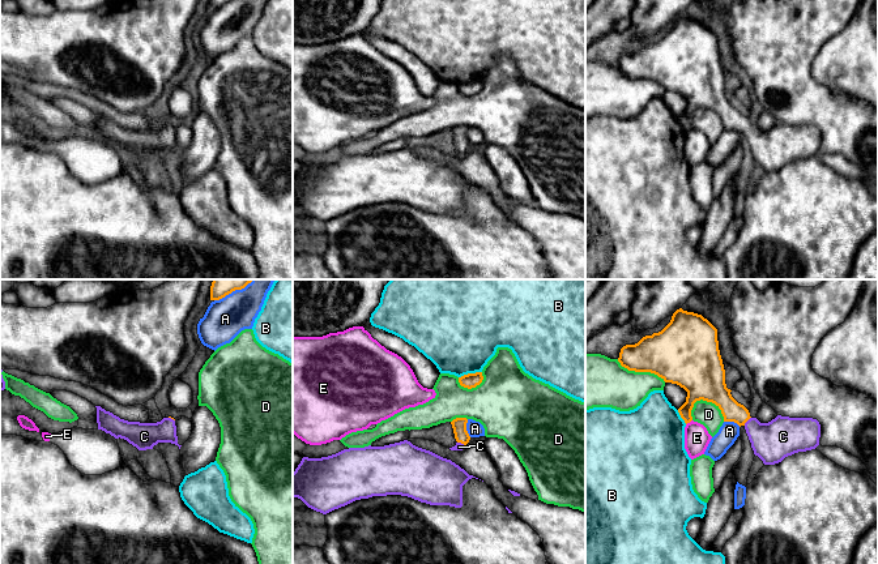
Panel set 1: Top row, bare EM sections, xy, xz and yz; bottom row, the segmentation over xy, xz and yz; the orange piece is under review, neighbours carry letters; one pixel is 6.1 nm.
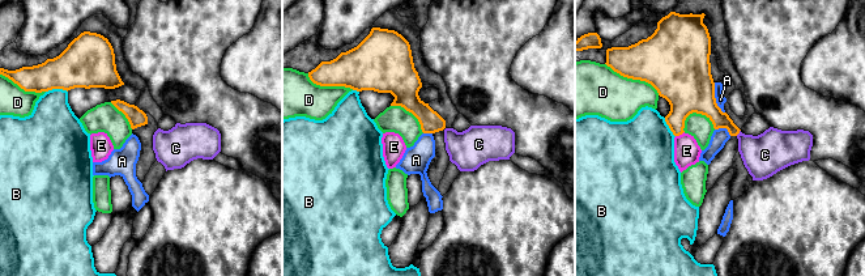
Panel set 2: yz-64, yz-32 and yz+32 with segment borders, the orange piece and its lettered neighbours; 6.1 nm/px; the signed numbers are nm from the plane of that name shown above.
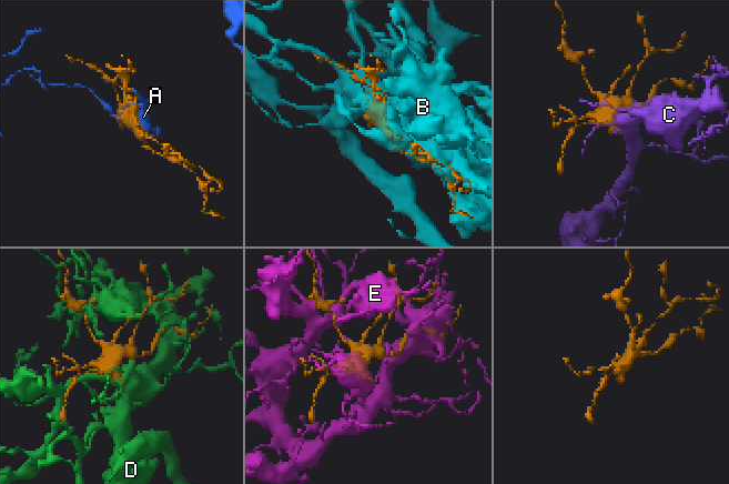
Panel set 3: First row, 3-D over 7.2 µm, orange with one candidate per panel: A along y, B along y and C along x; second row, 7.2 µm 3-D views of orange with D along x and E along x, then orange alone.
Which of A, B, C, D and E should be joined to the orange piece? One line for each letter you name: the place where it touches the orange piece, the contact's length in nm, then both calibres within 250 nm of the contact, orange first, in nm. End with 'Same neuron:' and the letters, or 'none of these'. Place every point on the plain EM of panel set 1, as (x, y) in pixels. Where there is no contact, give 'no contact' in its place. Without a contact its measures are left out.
C: meets orange in yz at (747, 127); contact 70 nm long; 140 nm thick on the orange side, 240 nm on the other
Same neuron: C

